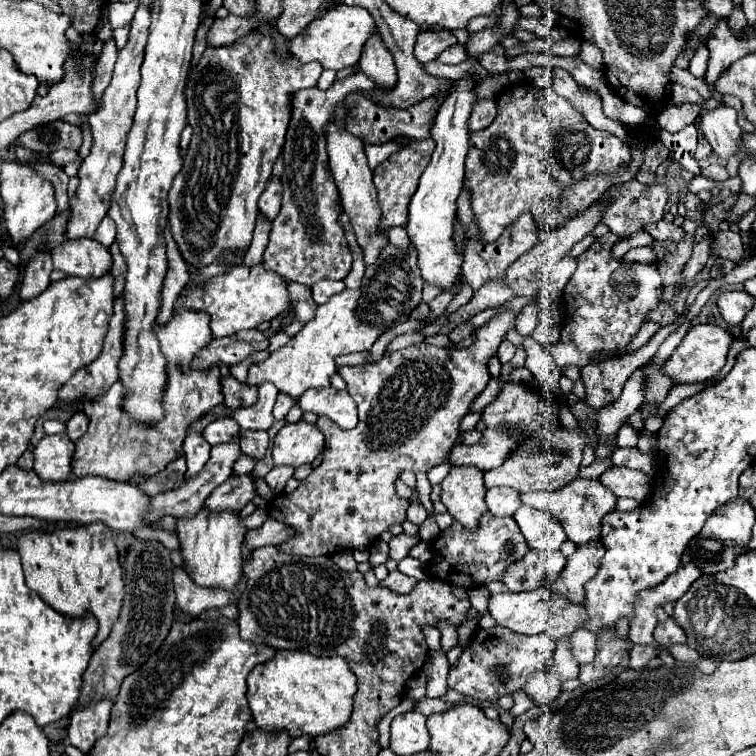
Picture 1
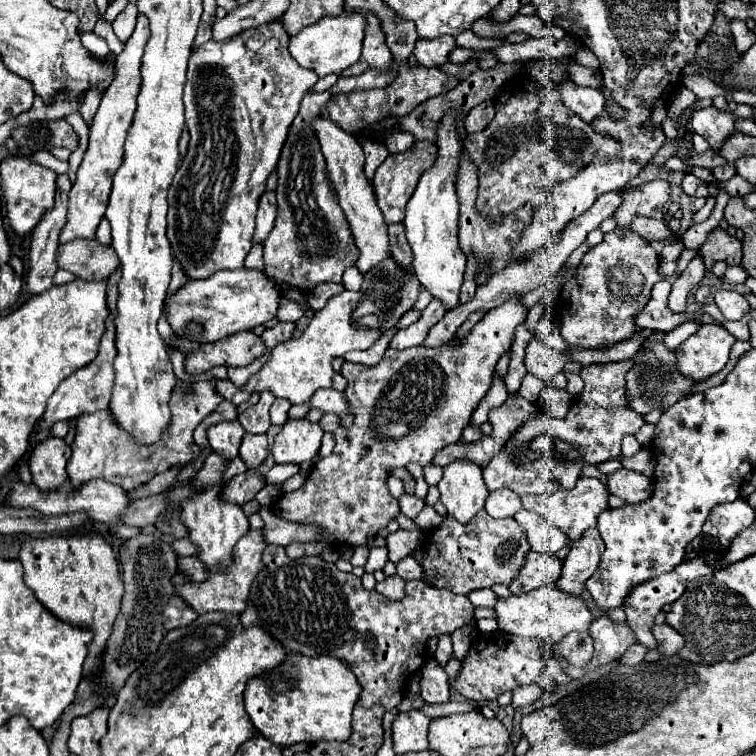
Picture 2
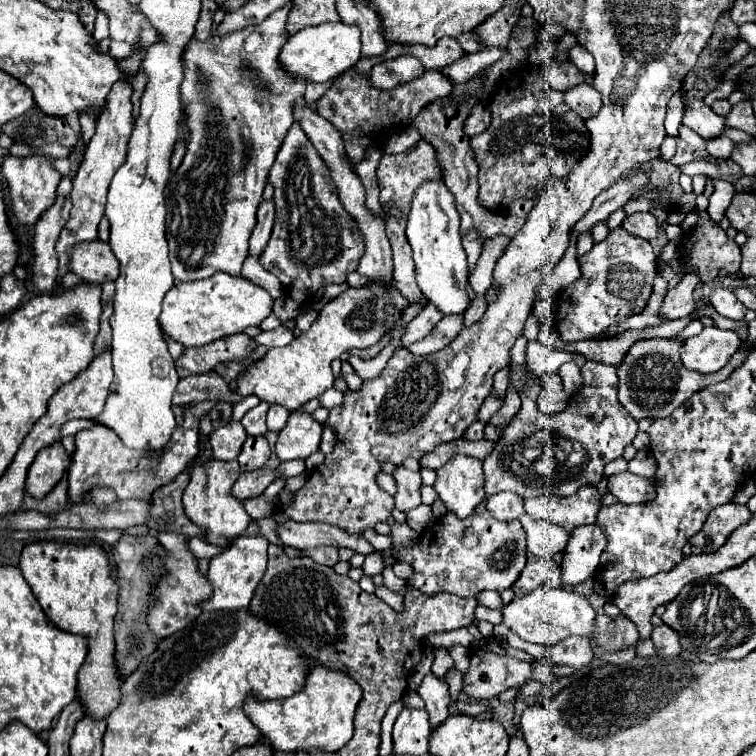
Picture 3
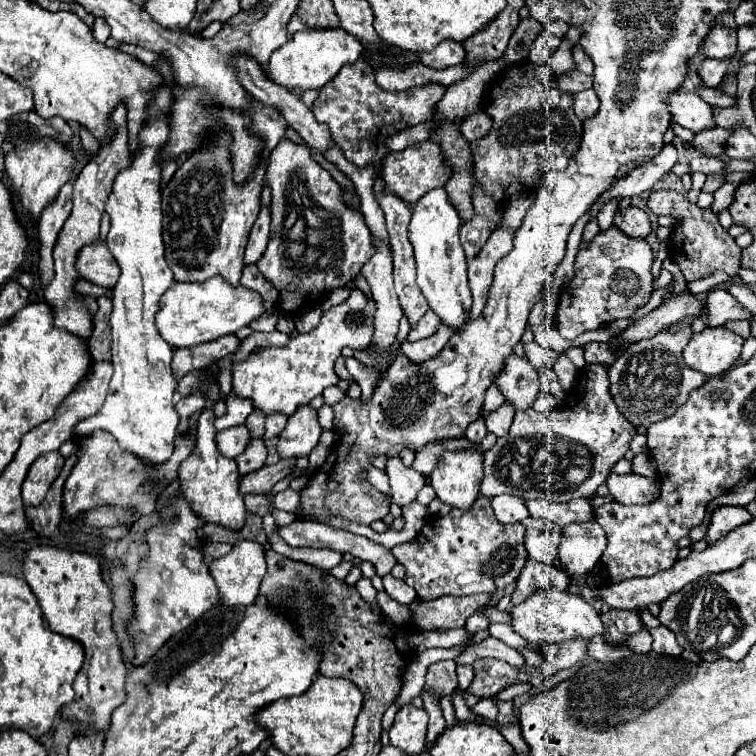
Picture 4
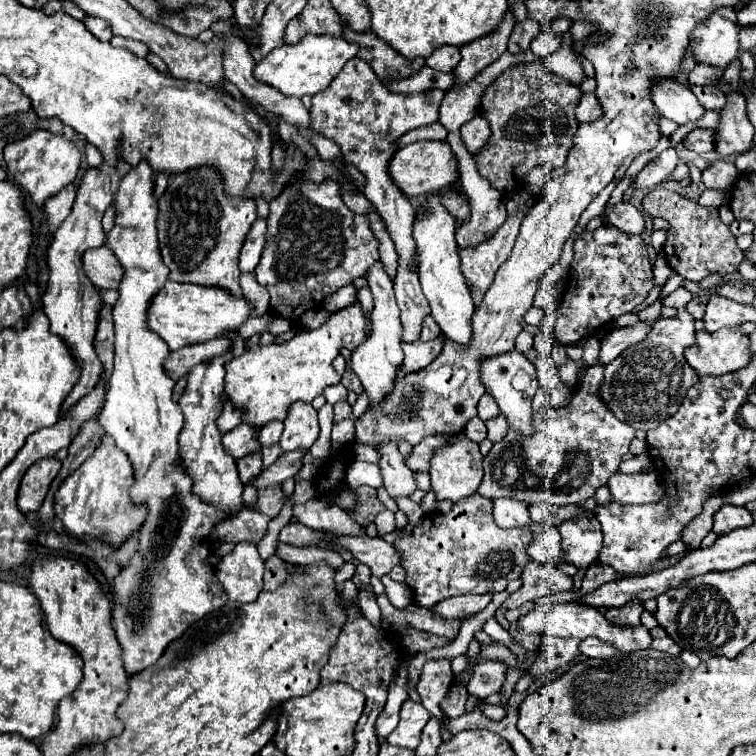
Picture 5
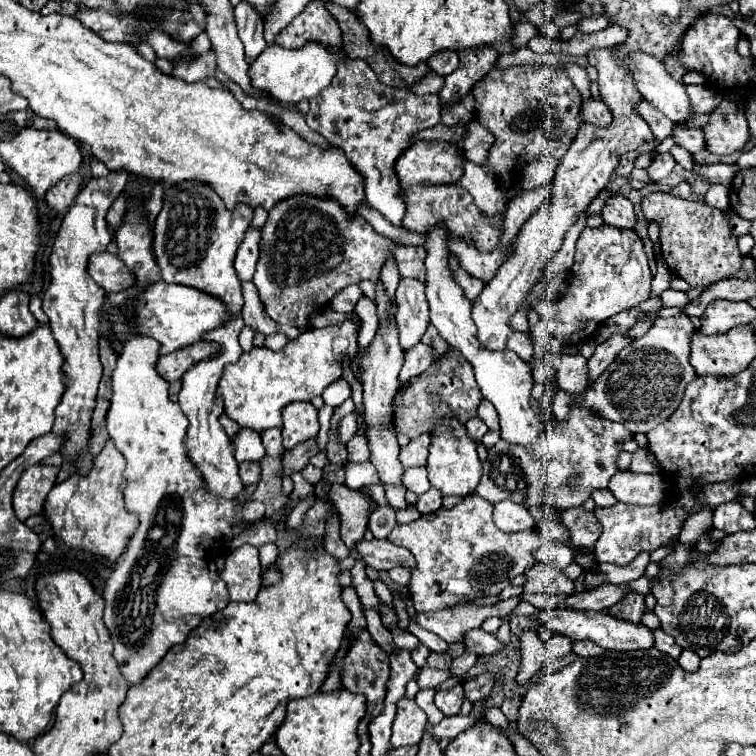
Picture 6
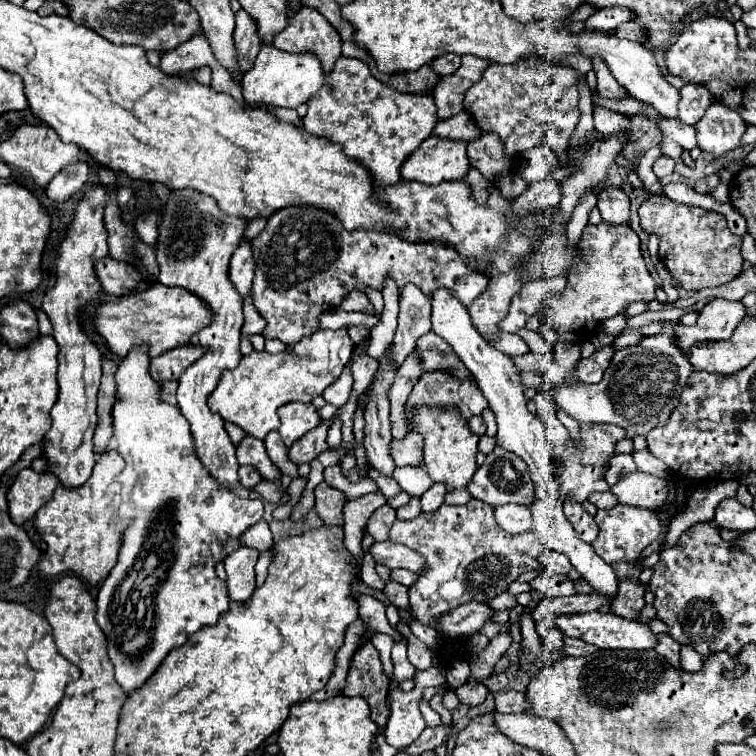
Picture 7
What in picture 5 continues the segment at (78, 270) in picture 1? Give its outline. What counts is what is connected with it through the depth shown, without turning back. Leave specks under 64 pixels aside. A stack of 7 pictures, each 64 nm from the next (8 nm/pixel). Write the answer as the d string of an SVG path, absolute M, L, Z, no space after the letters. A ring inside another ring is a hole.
M106 246L86 250L82 256L82 268L88 280L96 288L114 288L116 290L124 274L120 262L112 254L112 250L108 250Z

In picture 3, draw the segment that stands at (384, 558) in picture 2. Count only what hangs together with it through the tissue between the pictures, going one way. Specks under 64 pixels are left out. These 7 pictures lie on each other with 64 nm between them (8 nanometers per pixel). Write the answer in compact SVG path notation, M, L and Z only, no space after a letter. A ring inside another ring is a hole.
M378 552L368 554L368 556L366 556L366 560L364 560L364 566L362 566L364 574L366 574L366 576L380 574L380 572L384 570L384 562L382 562L382 560L384 560L384 558L382 558Z

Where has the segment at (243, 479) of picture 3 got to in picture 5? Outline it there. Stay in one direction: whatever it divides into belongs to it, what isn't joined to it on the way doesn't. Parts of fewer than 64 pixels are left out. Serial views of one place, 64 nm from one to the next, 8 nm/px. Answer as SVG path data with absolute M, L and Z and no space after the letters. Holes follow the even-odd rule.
M296 450L292 454L282 454L270 468L262 470L250 484L256 488L268 488L274 484L282 484L284 480L292 478L300 470L304 454L306 452L302 452L302 450Z

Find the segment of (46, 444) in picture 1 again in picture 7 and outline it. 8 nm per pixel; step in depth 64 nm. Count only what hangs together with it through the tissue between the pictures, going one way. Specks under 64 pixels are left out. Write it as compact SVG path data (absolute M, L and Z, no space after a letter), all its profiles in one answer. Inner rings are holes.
M24 468L10 492L8 492L8 508L12 514L12 520L16 524L24 524L26 520L34 518L36 512L48 502L54 488L58 486L58 478L50 472L34 472L32 468Z

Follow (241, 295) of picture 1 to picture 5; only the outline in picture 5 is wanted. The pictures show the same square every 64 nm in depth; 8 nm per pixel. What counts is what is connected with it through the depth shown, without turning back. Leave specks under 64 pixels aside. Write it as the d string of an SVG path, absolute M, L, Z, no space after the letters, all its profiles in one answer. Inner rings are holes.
M168 280L164 290L156 294L152 306L148 310L148 326L154 330L174 352L178 348L200 344L220 334L238 330L254 312L254 306L244 296L234 296L220 286L192 286L192 284L178 284Z

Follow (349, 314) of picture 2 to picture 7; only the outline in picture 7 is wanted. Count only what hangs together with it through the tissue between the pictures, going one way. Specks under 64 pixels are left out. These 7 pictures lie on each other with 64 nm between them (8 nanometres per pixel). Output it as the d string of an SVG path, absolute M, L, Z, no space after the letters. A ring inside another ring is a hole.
M346 328L340 330L316 330L312 336L304 336L294 346L288 346L280 354L250 352L242 356L234 370L226 370L208 398L210 410L218 412L224 420L238 424L246 434L254 438L264 438L270 430L280 426L276 410L288 402L312 402L320 396L326 386L330 386L340 376L348 360L352 358L354 342Z

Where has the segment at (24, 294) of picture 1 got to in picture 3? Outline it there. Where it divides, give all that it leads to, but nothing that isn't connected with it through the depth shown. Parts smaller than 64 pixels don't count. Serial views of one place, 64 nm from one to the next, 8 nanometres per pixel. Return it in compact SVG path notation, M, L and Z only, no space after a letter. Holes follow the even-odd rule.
M64 176L56 190L56 202L40 216L40 222L36 222L32 284L40 292L54 290L54 280L58 276L58 256L54 246L72 208L70 190L72 190L72 180Z

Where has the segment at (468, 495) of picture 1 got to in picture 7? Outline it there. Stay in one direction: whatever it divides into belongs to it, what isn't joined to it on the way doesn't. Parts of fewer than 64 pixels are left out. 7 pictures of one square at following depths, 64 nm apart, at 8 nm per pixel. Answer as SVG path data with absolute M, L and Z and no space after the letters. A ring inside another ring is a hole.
M422 406L416 414L416 432L420 432L426 440L424 444L424 466L430 478L436 484L444 484L448 492L464 490L476 472L476 452L478 438L470 432L468 422L460 418L458 410L428 410Z

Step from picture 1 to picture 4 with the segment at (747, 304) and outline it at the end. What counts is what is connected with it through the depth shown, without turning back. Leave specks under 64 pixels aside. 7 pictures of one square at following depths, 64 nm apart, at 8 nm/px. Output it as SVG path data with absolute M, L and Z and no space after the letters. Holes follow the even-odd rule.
M714 288L708 292L706 298L706 306L708 306L708 324L710 326L722 326L726 320L742 320L742 318L750 318L752 314L742 308L736 298L722 288Z

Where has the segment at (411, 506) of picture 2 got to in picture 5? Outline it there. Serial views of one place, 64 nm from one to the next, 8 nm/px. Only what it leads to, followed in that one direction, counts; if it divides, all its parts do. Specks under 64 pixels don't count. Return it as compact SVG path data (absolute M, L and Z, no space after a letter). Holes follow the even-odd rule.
M386 444L378 448L380 452L380 472L384 476L384 486L392 498L410 498L416 492L416 474L406 466L404 456L398 452L396 444Z

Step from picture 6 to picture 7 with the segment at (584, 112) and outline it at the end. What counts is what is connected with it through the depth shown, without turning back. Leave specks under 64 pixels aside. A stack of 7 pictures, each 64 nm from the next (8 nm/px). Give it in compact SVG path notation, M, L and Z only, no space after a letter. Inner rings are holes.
M592 106L592 118L594 118L594 128L602 134L618 134L620 130L628 130L628 134L632 134L628 116L612 112L604 106Z

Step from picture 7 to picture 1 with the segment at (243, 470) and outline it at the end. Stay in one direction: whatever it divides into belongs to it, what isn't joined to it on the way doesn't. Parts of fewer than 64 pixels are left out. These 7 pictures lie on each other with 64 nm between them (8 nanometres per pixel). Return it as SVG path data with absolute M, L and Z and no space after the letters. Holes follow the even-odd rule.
M244 430L244 438L240 440L240 448L244 454L262 460L268 446L270 446L270 436L266 430Z

